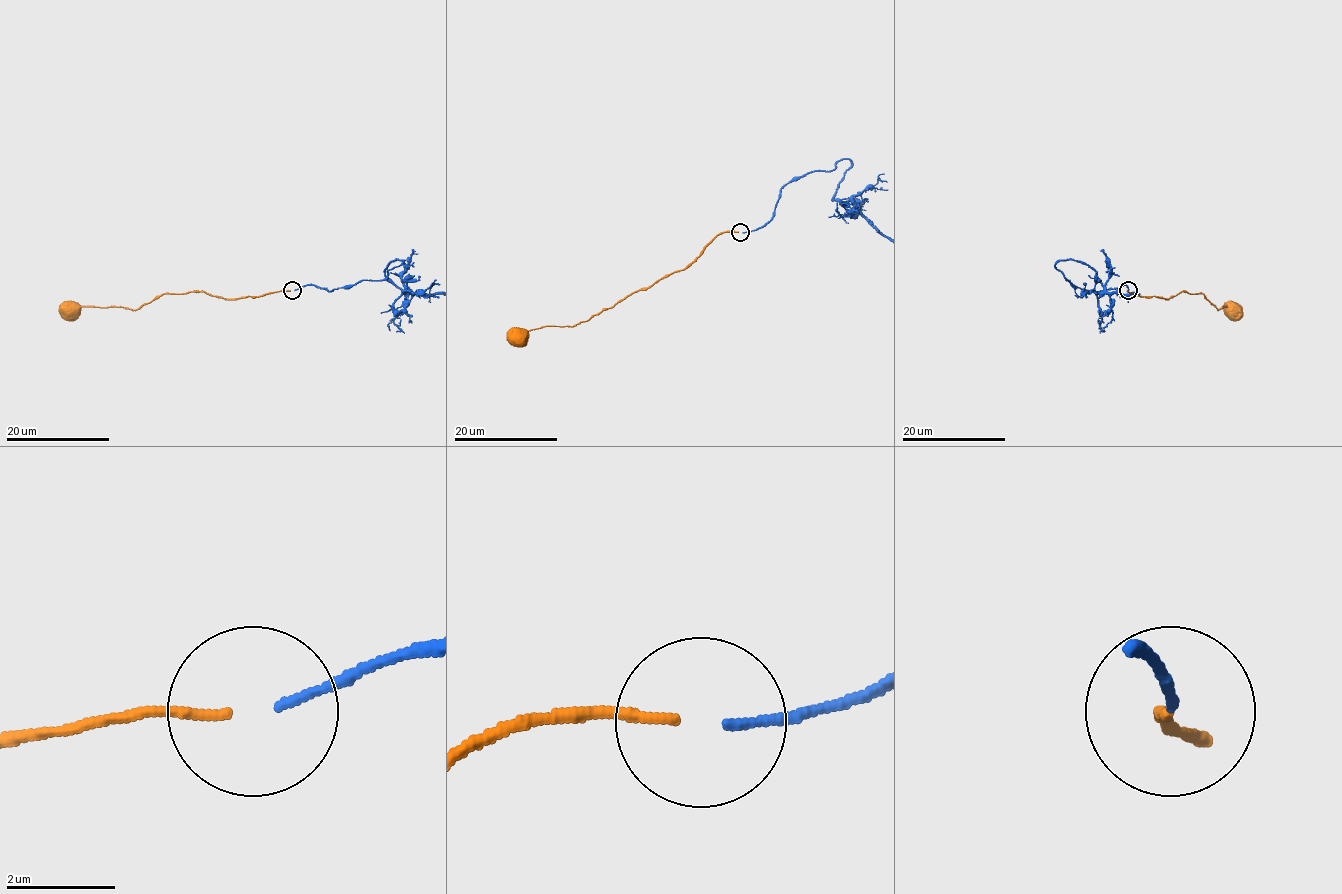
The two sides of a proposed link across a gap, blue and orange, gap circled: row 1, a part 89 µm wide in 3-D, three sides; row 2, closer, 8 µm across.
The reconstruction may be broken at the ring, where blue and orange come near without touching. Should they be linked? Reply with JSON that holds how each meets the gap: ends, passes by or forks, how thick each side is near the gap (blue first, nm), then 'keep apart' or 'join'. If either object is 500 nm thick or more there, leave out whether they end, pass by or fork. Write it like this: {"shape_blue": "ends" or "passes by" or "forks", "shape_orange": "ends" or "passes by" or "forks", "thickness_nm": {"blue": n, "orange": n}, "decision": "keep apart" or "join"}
{"shape_blue": "ends", "shape_orange": "ends", "thickness_nm": {"blue": 160, "orange": 170}, "decision": "keep apart"}

